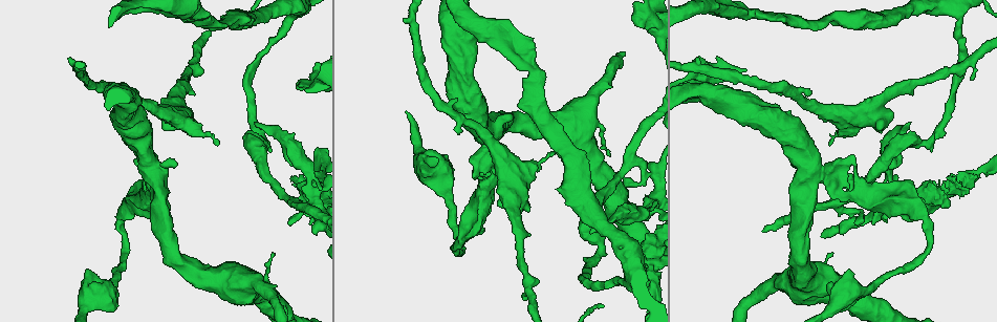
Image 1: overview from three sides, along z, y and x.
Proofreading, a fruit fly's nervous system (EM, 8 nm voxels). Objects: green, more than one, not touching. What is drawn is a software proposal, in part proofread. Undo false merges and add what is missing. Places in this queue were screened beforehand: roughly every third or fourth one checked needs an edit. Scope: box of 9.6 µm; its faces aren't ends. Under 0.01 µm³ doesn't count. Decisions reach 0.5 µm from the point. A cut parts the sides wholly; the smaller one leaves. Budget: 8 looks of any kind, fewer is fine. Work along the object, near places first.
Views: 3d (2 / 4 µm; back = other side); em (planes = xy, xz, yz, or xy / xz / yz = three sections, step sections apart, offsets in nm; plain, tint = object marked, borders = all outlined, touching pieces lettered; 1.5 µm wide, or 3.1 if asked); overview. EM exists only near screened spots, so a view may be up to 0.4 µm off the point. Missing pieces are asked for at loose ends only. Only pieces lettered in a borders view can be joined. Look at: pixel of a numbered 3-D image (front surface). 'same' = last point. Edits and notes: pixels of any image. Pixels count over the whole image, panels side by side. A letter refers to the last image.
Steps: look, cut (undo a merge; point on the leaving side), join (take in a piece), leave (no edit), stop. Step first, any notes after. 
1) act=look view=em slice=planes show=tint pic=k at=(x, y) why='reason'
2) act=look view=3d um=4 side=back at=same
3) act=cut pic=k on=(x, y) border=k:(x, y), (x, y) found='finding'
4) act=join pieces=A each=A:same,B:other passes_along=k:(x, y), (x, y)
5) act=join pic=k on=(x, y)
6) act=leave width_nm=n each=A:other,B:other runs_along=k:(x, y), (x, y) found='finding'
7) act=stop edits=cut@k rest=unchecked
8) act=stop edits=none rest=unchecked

act=look view=em slice=xy step=4 show=tint pic=1 at=(636, 26) why='free end'

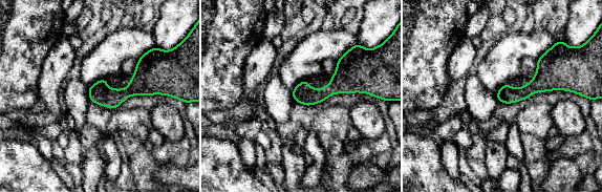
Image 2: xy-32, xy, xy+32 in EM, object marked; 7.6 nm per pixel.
act=look view=em slice=xy step=4 show=borders at=same

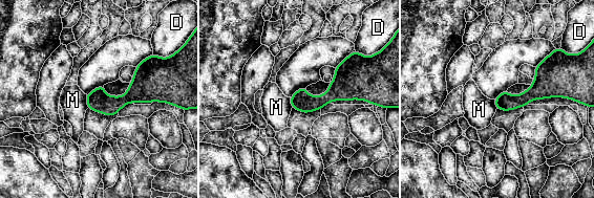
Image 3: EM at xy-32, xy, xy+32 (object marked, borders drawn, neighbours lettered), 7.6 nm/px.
act=leave each=D:other,M:other border=3:(85, 94), (87, 108) found='none of them fits'

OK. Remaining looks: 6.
act=look view=3d um=4 pic=1 at=(828, 143) why='branch stops here'

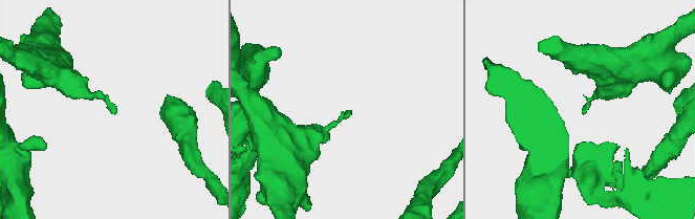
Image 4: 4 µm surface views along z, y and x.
act=look view=em slice=planes show=tint pic=4 at=(583, 114)

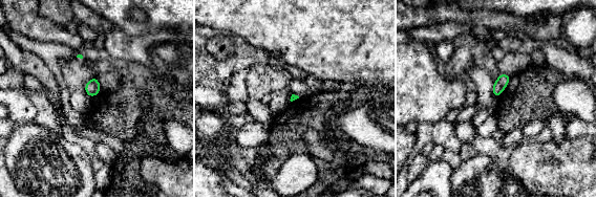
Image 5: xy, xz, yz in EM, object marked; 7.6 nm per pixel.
act=look view=em slice=planes show=borders at=same

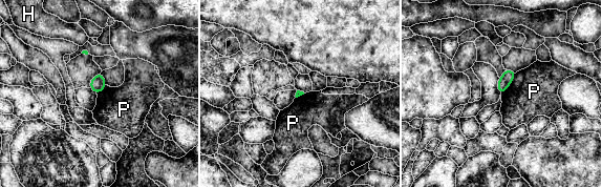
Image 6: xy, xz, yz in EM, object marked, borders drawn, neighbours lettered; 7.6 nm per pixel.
act=leave longest_contact=P:200nm each=H:other,P:other found='none of them fits'

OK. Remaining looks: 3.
act=look view=em slice=yz step=8 show=tint pic=1 at=(810, 93) why='an open end'

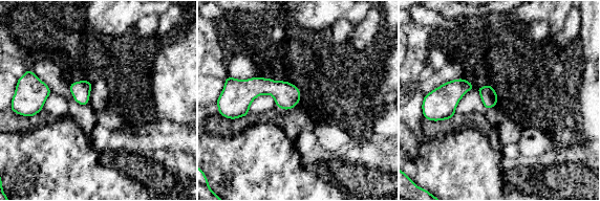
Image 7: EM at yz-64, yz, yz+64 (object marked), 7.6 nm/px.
act=look view=em slice=planes show=tint at=same why='another direction'

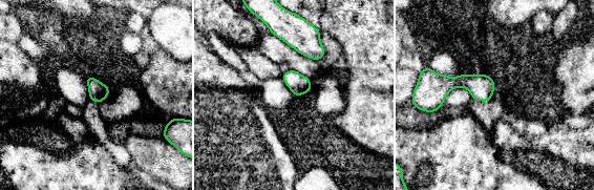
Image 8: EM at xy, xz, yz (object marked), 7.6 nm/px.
act=look view=em slice=planes show=borders at=same why='what lies round it'

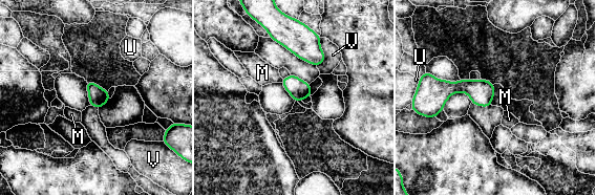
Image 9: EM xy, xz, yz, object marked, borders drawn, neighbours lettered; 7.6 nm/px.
act=leave each=M:other,U:other,V:other border=9:(282, 79), (280, 82) found='no lettered piece goes on from it'

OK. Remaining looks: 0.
act=stop edits=none rest=unchecked

